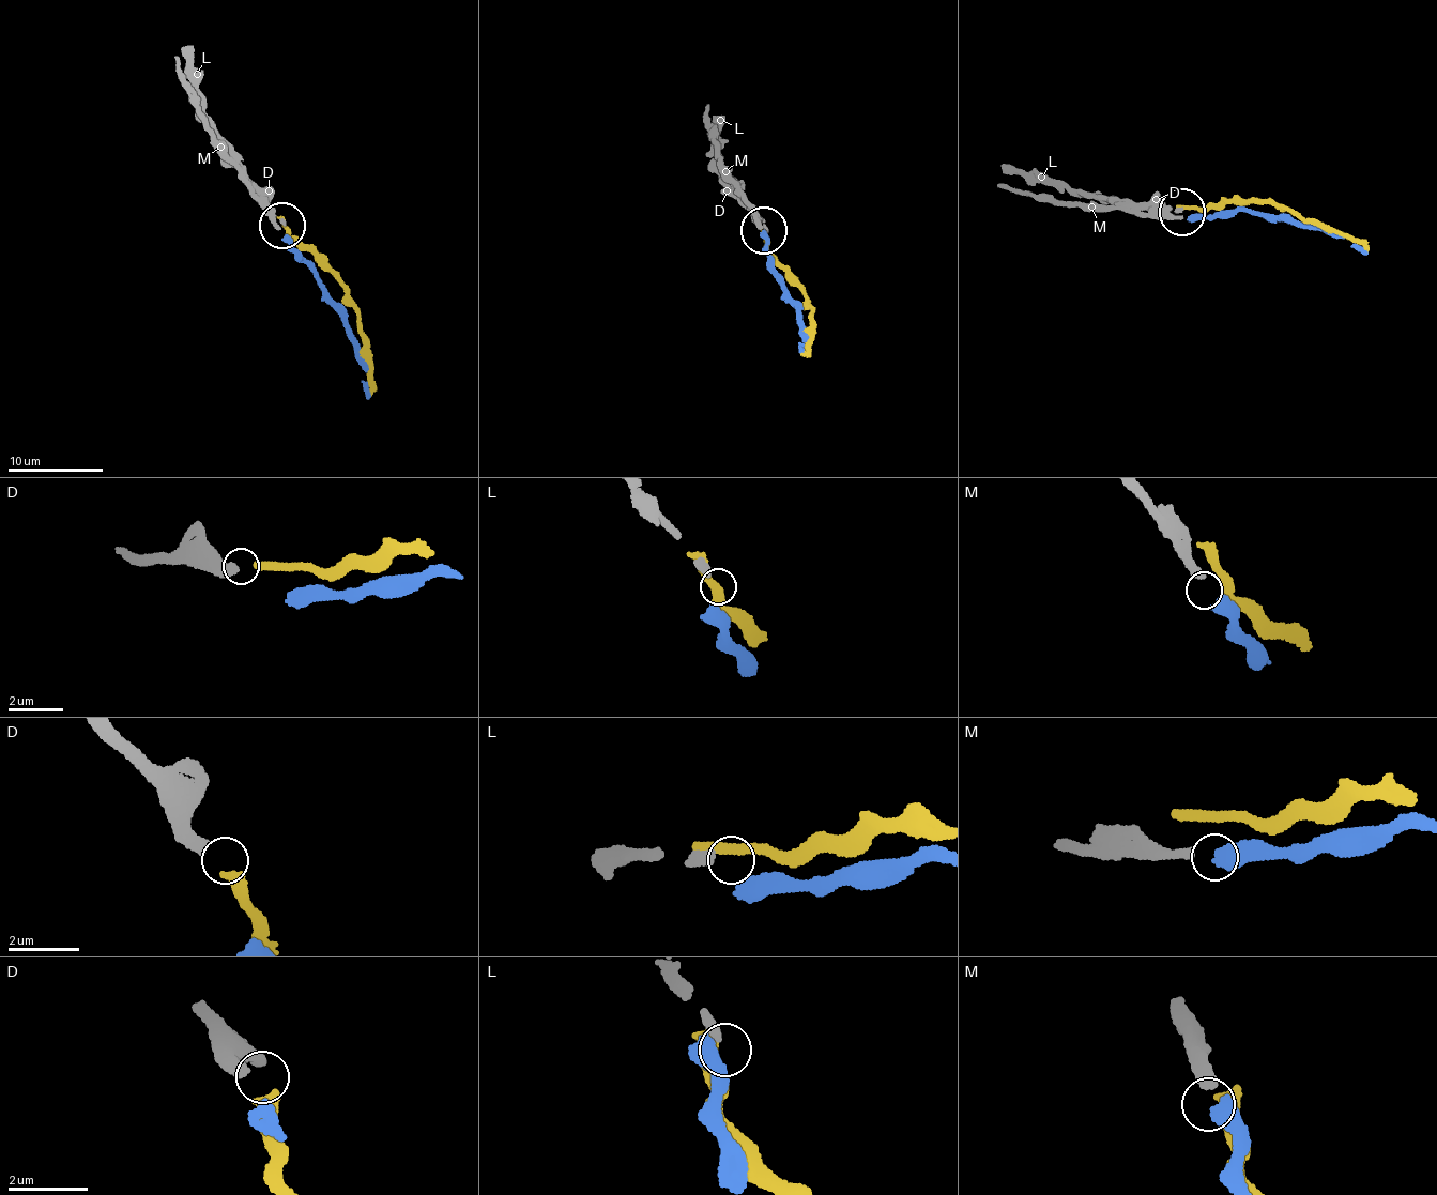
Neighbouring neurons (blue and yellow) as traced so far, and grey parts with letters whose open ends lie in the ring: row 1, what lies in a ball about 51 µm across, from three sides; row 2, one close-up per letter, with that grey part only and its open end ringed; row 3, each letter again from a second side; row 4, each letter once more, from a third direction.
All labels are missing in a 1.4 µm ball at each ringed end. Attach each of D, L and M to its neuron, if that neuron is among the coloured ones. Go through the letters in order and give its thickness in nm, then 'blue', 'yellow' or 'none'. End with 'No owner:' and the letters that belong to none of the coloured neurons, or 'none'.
D: 400 nm | yellow
L: 280 nm | none
M: 280 nm | blue
No owner: L

